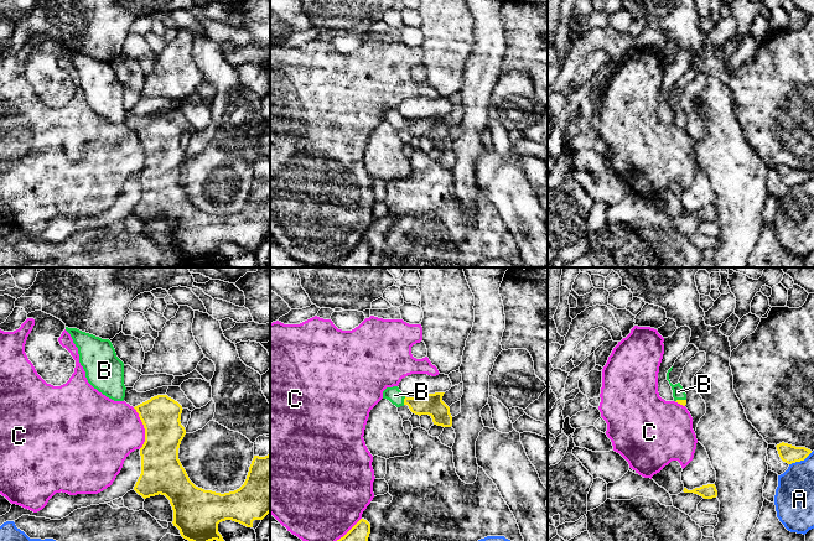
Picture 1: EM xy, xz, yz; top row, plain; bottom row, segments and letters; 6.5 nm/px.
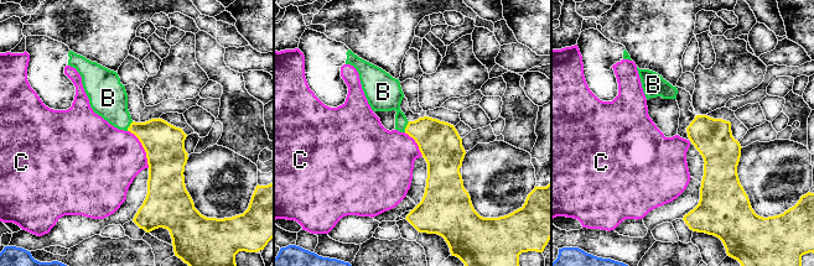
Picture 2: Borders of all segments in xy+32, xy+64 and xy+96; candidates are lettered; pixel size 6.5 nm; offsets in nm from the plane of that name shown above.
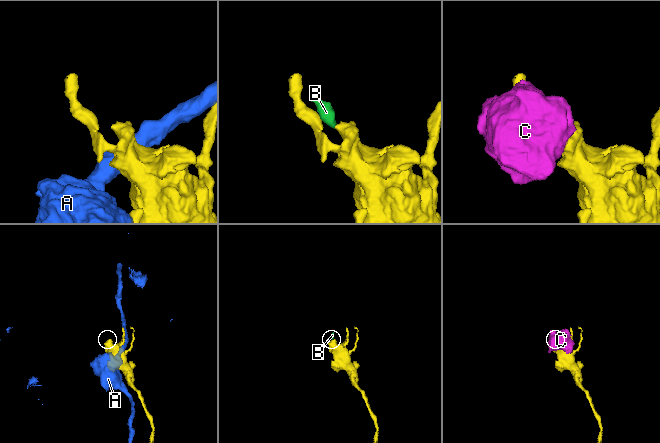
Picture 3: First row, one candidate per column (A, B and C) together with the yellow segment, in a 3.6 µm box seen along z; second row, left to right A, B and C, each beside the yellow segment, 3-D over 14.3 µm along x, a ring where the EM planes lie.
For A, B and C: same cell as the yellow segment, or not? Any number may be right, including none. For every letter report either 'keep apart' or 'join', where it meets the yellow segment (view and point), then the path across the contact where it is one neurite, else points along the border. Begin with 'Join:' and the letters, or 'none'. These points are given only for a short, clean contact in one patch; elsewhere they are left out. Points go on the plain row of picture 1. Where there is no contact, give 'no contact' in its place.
Join: B
A: keep apart | yz (800, 182)
B: join | xz (404, 123) | across xz (431, 126), (414, 126), (404, 123), (394, 118)
C: keep apart | xy (144, 150)

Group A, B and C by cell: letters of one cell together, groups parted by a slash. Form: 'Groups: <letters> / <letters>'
Groups: A / B / C

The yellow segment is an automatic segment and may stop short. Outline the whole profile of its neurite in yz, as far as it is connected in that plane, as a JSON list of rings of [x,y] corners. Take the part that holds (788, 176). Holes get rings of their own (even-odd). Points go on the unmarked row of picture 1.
[[[784,165],[776,170],[781,182],[788,187],[804,183],[812,176],[812,173],[805,170],[795,170]]]

